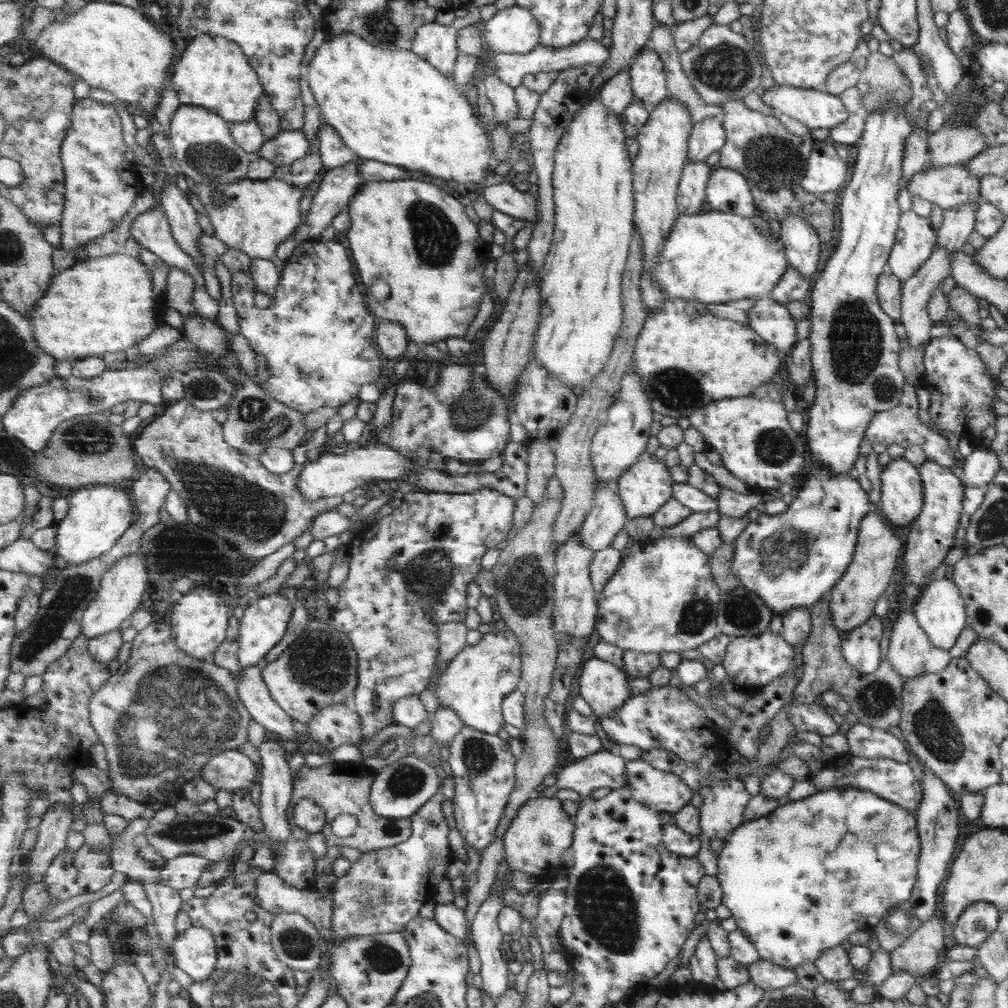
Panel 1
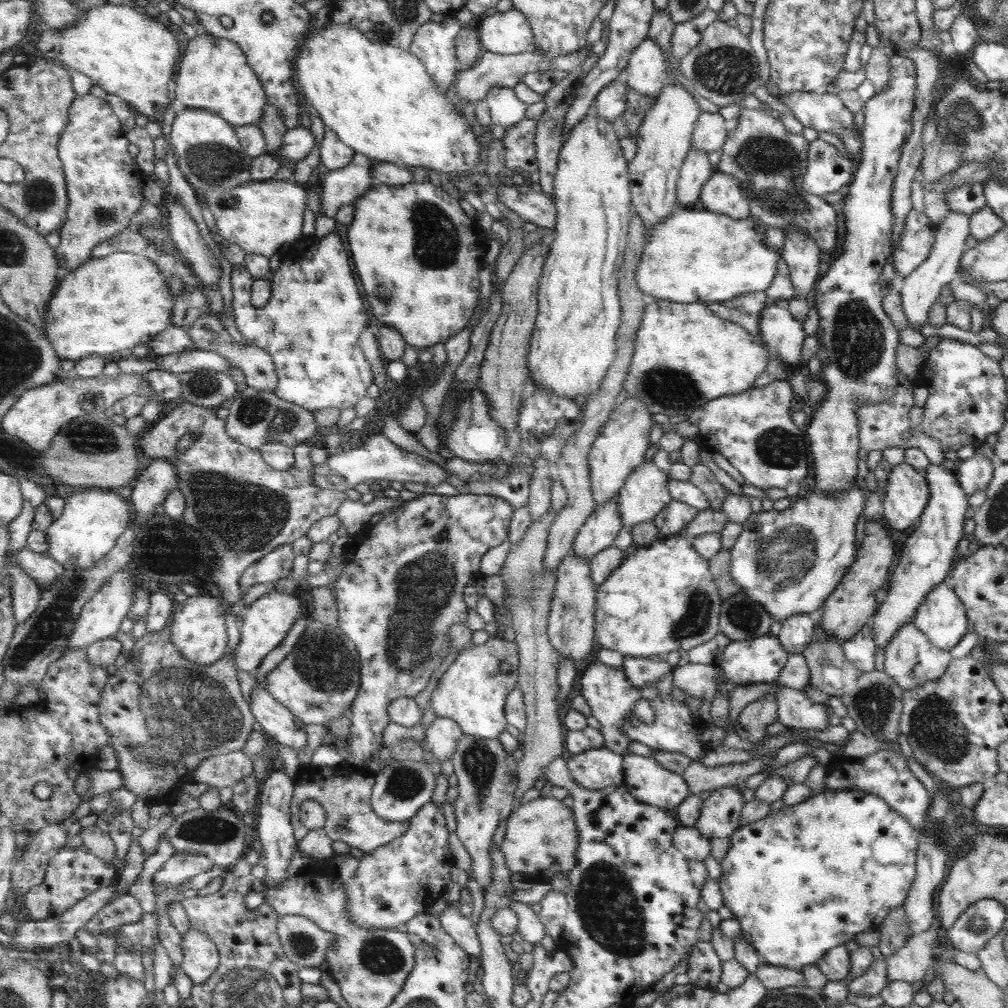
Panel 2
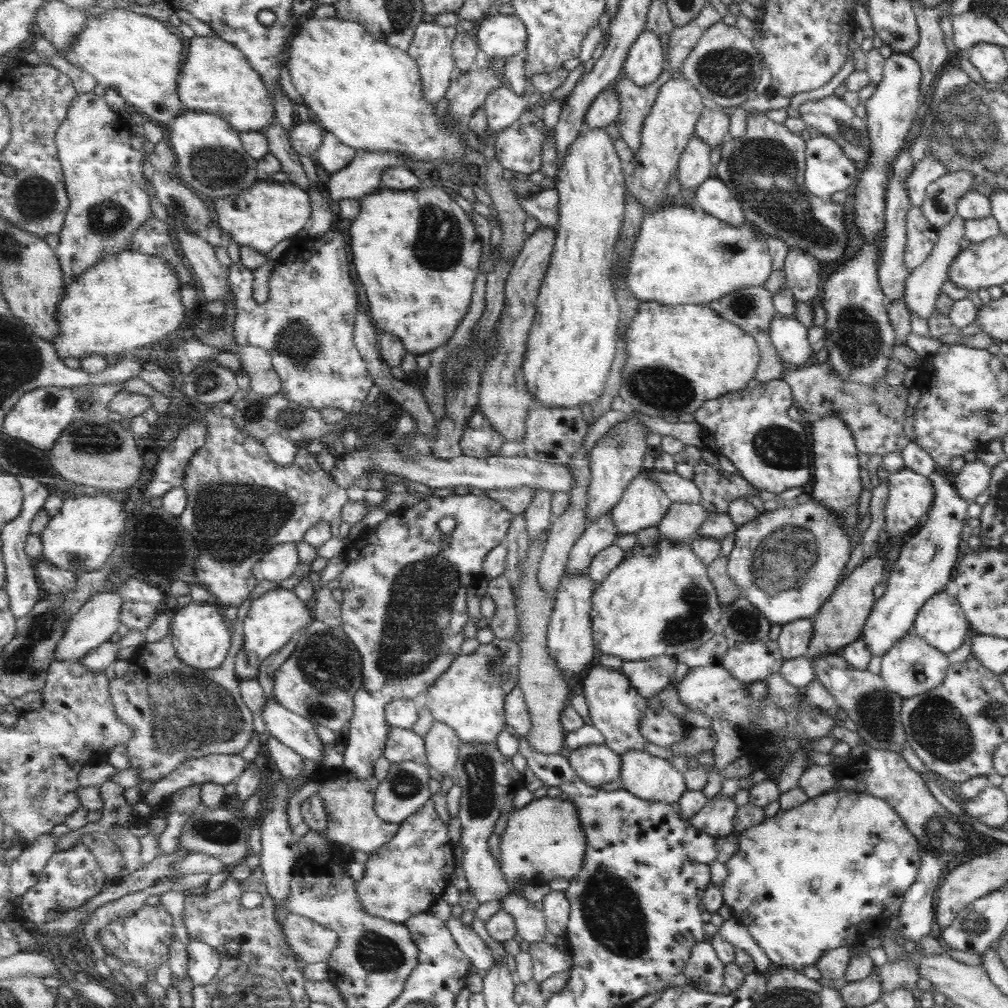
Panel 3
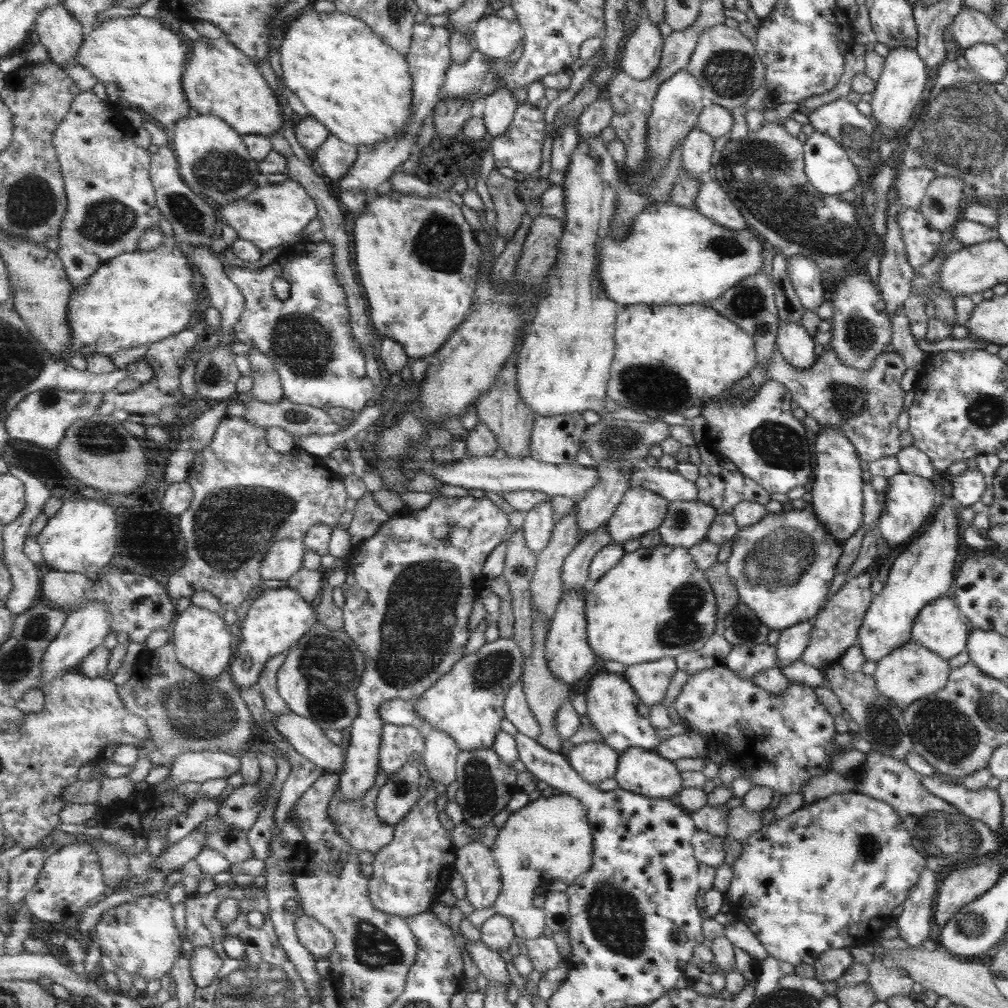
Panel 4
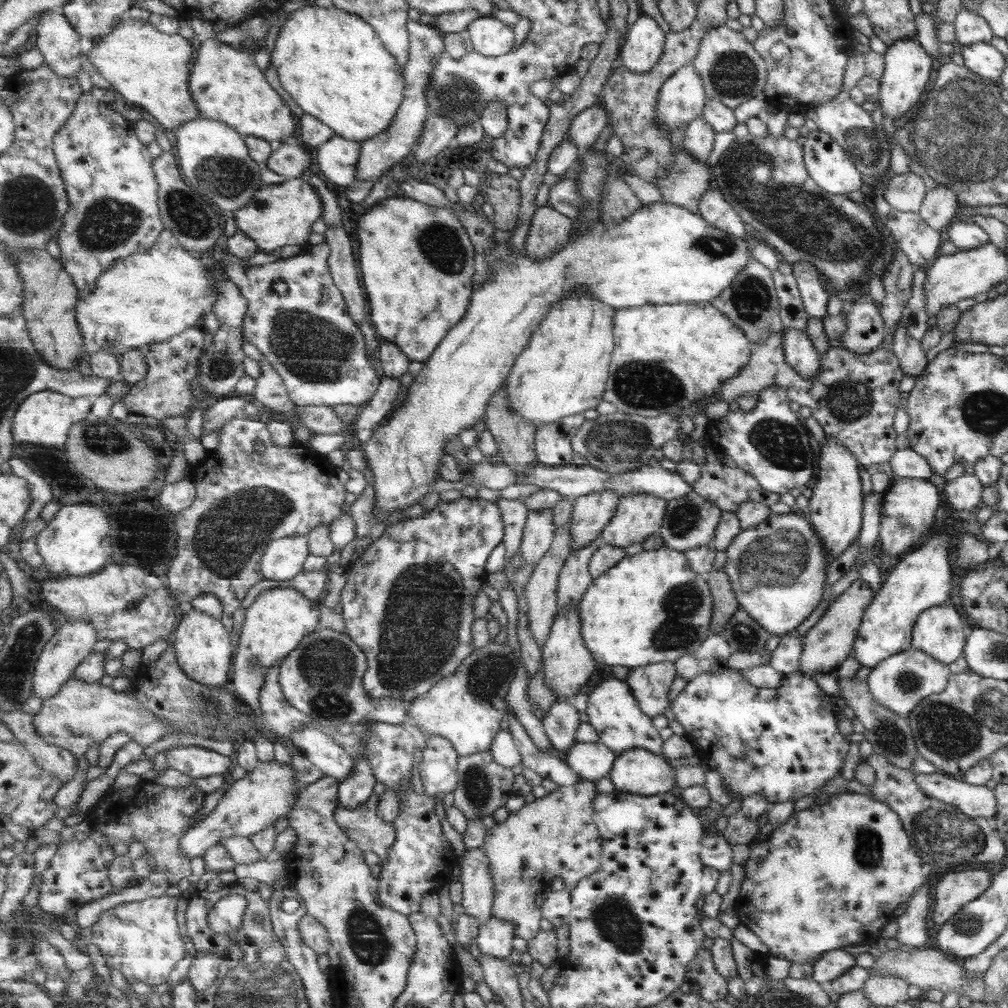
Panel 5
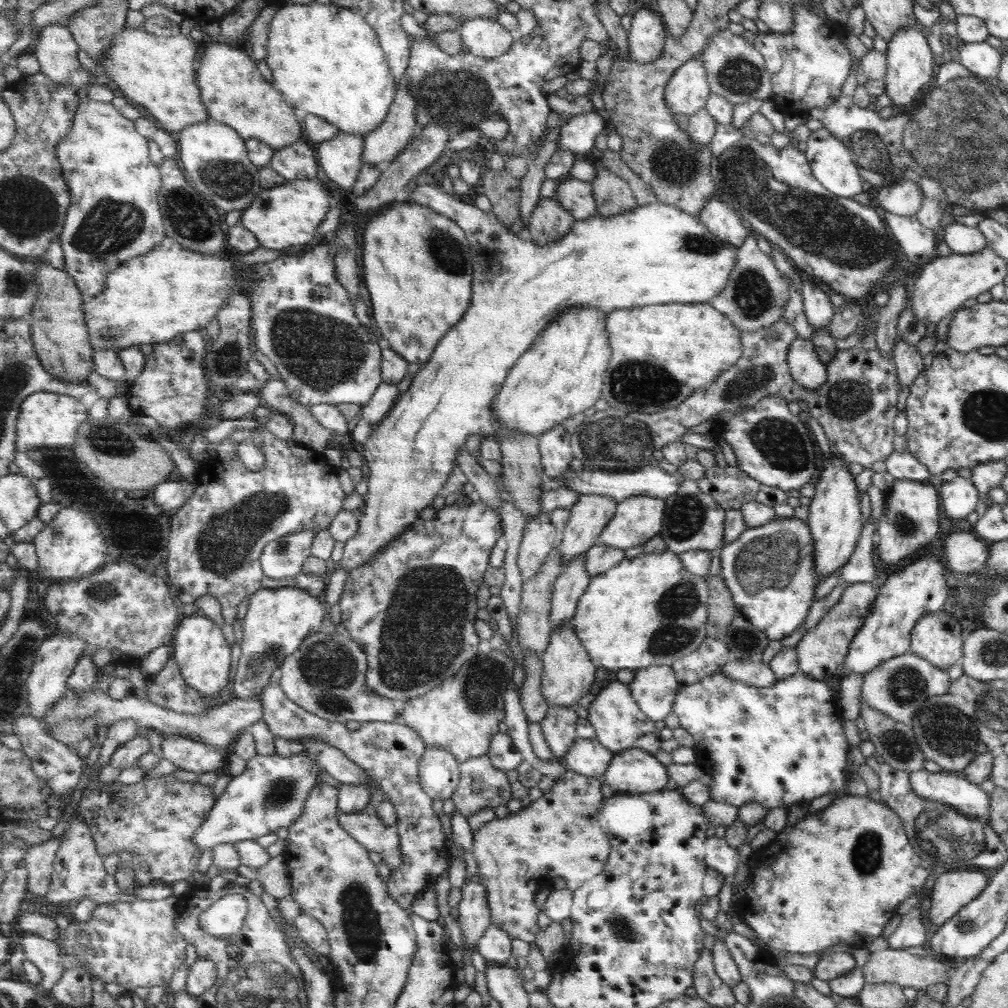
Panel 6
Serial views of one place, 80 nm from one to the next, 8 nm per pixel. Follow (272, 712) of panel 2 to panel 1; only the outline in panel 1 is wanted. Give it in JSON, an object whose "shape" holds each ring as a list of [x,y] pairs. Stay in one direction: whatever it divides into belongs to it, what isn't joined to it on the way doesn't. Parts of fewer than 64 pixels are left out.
{"shape":[[[261,665],[244,668],[238,679],[237,693],[252,718],[263,728],[277,734],[283,740],[295,740],[293,718],[281,708],[268,690],[262,677]]]}

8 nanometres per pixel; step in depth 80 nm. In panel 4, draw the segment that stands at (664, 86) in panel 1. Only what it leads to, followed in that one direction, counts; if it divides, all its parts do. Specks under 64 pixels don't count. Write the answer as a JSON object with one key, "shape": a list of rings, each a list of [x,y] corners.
{"shape":[[[644,15],[638,29],[623,44],[617,62],[619,69],[635,80],[648,80],[662,64],[665,43],[657,25]]]}

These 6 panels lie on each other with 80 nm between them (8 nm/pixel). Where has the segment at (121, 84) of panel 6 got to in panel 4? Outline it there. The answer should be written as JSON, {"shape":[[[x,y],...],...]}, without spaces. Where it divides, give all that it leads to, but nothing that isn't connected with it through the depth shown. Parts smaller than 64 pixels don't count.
{"shape":[[[134,14],[108,19],[97,24],[97,27],[86,28],[84,41],[76,58],[77,63],[91,71],[101,83],[114,82],[123,104],[137,106],[165,127],[173,128],[179,120],[195,114],[182,83],[186,72],[187,46],[182,38],[170,30],[169,26],[163,26],[157,18]]]}

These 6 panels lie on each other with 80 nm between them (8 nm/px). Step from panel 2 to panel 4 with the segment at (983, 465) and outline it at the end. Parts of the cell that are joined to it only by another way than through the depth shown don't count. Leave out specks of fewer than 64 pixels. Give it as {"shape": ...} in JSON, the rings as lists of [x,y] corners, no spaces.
{"shape":[[[967,468],[959,476],[952,478],[951,486],[950,498],[961,508],[969,508],[983,495],[986,484],[977,468]]]}

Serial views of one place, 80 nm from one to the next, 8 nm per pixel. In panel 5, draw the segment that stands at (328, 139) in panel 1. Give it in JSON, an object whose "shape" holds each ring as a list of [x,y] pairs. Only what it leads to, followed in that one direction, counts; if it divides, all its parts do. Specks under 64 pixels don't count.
{"shape":[[[336,134],[317,148],[316,160],[328,181],[347,189],[357,182],[361,151],[361,142]]]}

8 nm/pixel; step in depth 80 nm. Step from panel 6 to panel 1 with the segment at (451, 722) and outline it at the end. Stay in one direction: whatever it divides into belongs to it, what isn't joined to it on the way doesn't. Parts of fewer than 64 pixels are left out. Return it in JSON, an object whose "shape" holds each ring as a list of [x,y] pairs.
{"shape":[[[509,629],[484,634],[478,643],[465,646],[442,671],[435,690],[439,703],[456,710],[465,725],[499,734],[508,723],[502,704],[522,679],[522,651],[517,635]]]}

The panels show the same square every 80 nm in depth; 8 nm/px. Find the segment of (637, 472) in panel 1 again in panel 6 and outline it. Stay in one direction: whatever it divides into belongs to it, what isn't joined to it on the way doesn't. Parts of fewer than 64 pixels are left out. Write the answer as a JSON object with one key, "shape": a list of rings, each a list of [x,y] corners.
{"shape":[[[634,496],[618,503],[618,509],[600,536],[600,544],[625,551],[643,547],[665,526],[666,500]]]}

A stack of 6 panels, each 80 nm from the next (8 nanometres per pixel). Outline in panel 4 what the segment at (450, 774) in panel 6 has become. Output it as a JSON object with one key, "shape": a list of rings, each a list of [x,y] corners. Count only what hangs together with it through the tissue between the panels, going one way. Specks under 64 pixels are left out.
{"shape":[[[431,728],[421,757],[435,788],[441,785],[434,782],[441,782],[444,786],[456,782],[460,751],[457,741],[448,732]]]}

